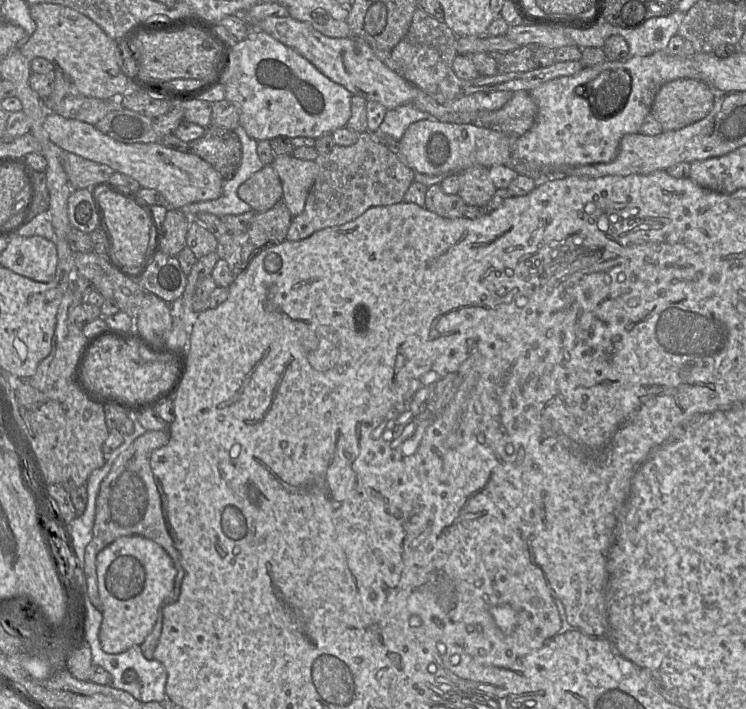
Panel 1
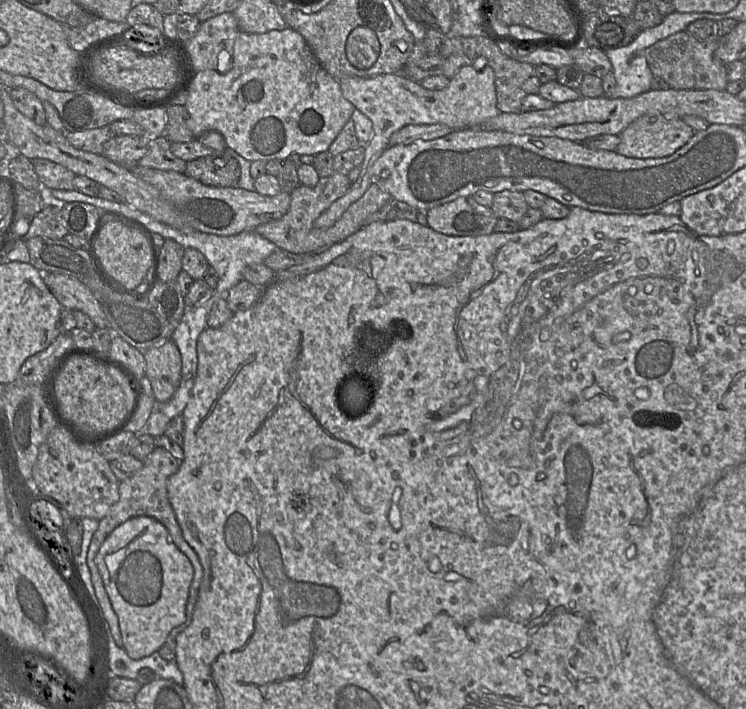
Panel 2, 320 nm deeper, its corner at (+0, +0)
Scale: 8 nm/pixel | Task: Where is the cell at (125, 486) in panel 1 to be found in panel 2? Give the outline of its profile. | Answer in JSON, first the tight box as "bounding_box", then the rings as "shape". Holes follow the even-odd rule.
{"bounding_box":[87,446,203,661],"shape":[[[157,446],[154,451],[143,461],[143,467],[138,472],[136,472],[130,478],[120,481],[119,483],[119,500],[110,507],[107,514],[99,521],[97,530],[92,536],[88,554],[87,554],[87,565],[90,570],[92,585],[94,587],[95,595],[98,599],[98,602],[103,611],[104,617],[108,622],[111,634],[113,639],[118,647],[123,648],[123,641],[121,637],[121,632],[119,628],[118,617],[114,612],[108,594],[104,588],[102,577],[99,573],[99,570],[95,563],[95,557],[98,553],[98,550],[107,536],[120,524],[124,523],[130,518],[137,516],[147,516],[152,517],[162,523],[168,530],[169,535],[178,547],[178,549],[184,553],[190,560],[193,569],[194,575],[189,589],[189,596],[186,604],[186,620],[183,624],[173,628],[168,637],[166,638],[165,643],[157,651],[159,655],[166,661],[175,661],[176,657],[176,636],[186,629],[191,621],[194,611],[194,607],[198,597],[198,590],[203,578],[203,567],[200,563],[199,557],[193,548],[185,541],[181,528],[177,522],[173,508],[169,502],[167,496],[167,480],[170,476],[175,474],[180,466],[180,460],[175,458],[170,452],[166,449]]]}

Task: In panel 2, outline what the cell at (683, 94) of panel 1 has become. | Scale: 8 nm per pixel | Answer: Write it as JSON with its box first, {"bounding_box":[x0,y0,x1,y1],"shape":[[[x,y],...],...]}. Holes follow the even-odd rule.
{"bounding_box":[616,115,695,158],"shape":[[[644,115],[633,121],[620,134],[620,143],[616,151],[632,158],[662,158],[676,152],[695,134],[682,118],[663,115]]]}

